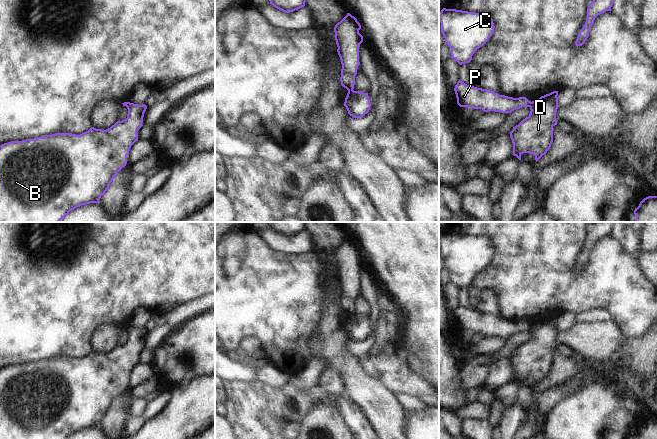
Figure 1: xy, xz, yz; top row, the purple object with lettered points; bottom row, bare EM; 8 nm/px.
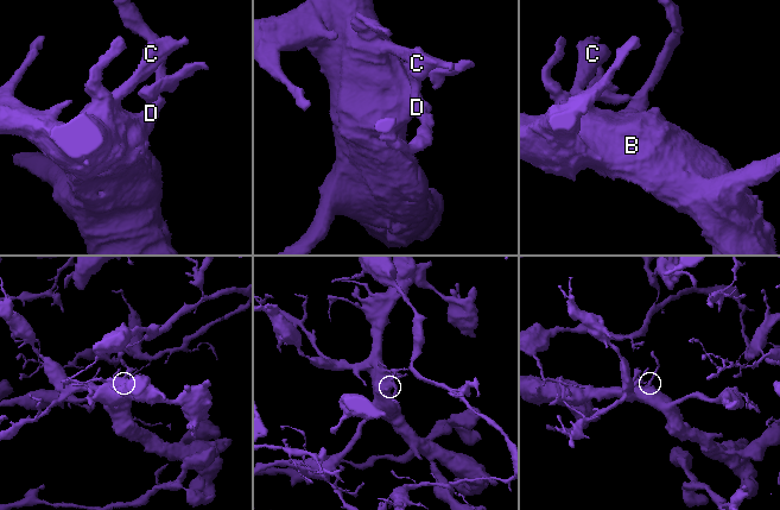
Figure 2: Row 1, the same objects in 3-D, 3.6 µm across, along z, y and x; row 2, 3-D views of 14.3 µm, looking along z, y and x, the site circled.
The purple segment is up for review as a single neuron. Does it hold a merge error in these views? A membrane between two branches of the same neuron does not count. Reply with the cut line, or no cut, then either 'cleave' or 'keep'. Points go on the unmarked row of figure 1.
cut xz (352, 313), (348, 315); cleave

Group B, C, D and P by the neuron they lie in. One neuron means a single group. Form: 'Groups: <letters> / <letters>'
Groups: B C D / P.

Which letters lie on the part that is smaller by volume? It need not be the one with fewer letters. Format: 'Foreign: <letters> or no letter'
Foreign: P

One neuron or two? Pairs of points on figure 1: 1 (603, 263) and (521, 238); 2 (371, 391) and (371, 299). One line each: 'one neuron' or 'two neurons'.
1: one neuron
2: two neurons

